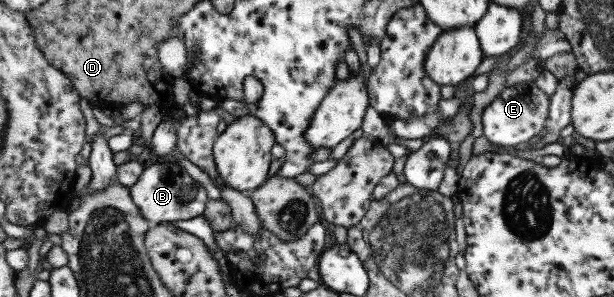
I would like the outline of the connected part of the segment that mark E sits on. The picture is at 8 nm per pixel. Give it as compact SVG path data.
M533 81L505 87L491 102L484 106L480 115L482 135L498 146L517 146L535 136L546 122L548 96Z

